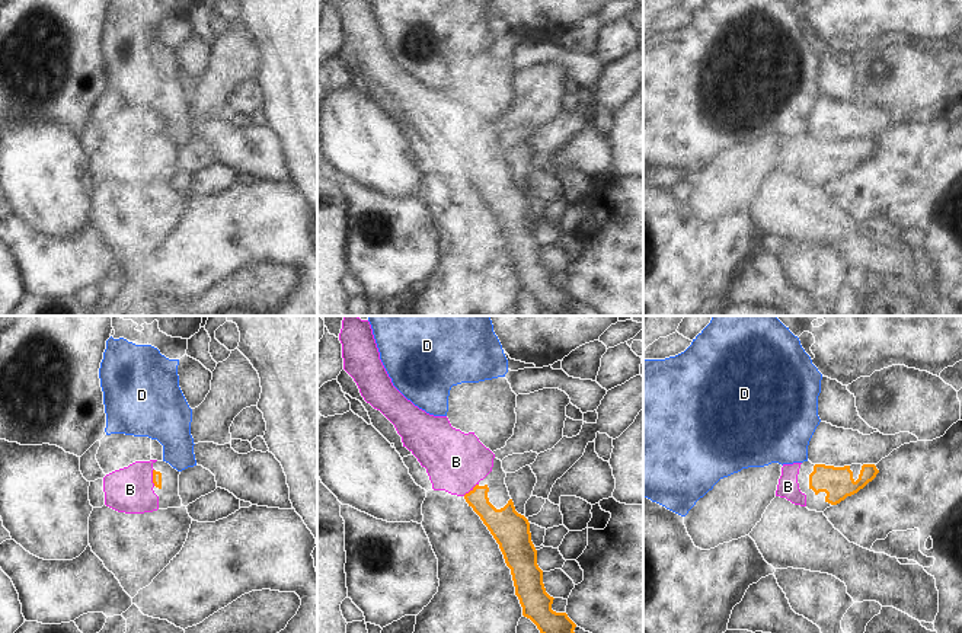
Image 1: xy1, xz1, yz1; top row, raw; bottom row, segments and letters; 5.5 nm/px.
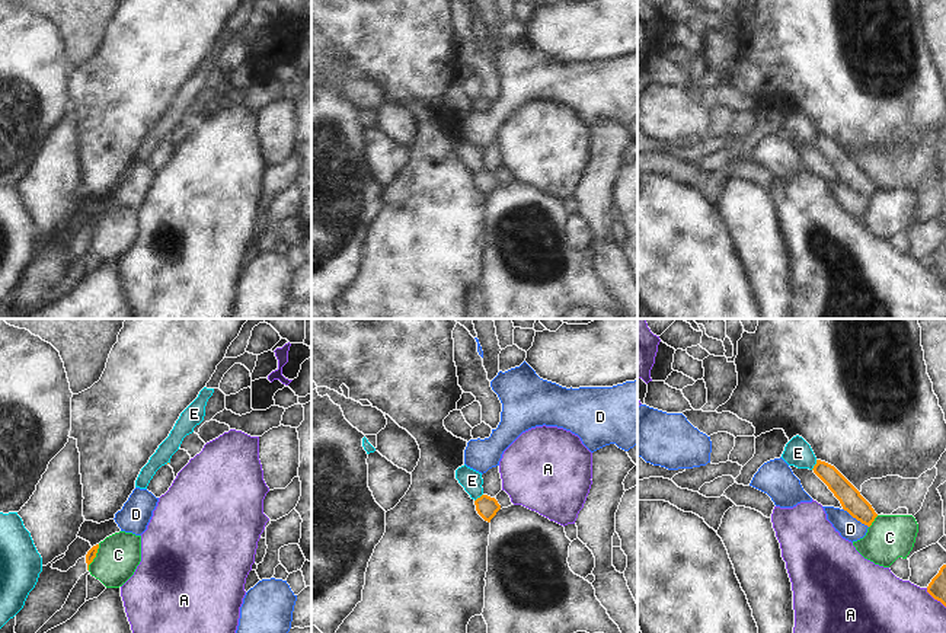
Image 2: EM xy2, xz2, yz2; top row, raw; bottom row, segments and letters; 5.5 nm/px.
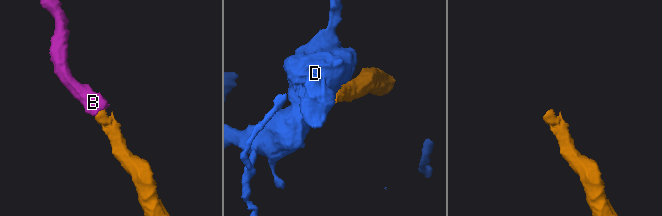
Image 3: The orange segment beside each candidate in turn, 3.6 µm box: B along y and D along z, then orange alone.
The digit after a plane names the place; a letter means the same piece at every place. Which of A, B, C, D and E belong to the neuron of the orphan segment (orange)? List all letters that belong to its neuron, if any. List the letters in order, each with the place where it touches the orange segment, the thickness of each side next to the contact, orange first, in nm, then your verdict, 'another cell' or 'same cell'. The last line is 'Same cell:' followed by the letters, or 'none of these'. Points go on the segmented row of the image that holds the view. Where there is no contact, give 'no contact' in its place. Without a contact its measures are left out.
A: contact yz2 (935, 598); calibres 100 and 300 nm; another cell
B: contact xy1 (153, 478); calibres 50 and 260 nm; same cell
C: contact xy2 (95, 556); calibres 50 and 240 nm; another cell
D: contact yz2 (856, 518); calibres 120 and 120 nm; another cell
E: contact yz2 (815, 464); calibres 120 and 150 nm; another cell
Same cell: B

